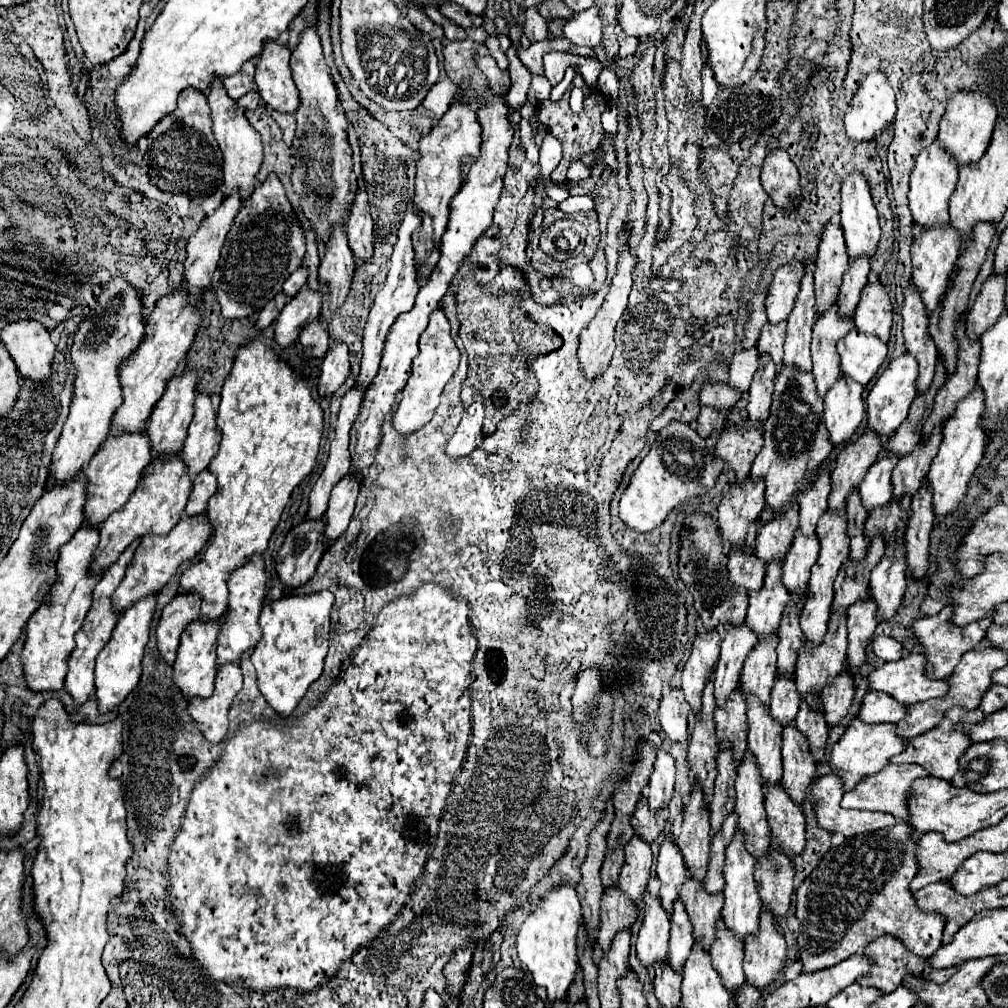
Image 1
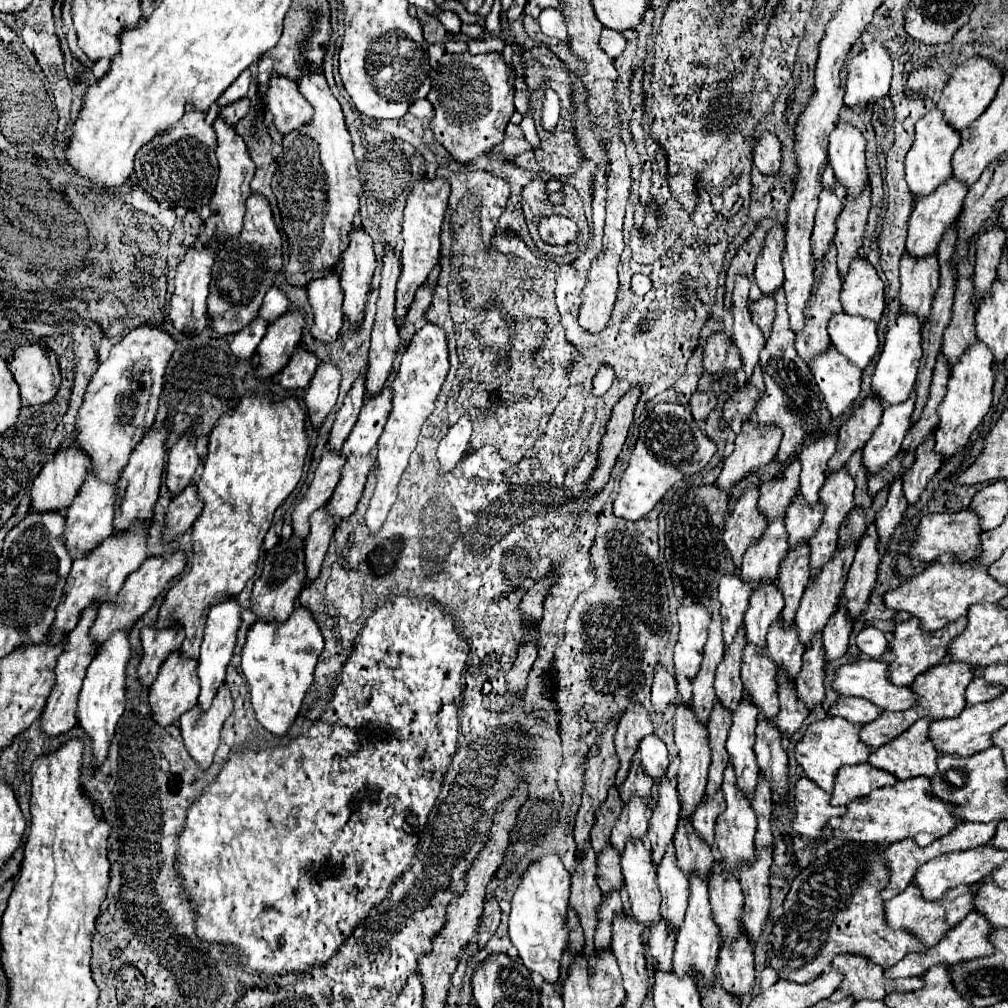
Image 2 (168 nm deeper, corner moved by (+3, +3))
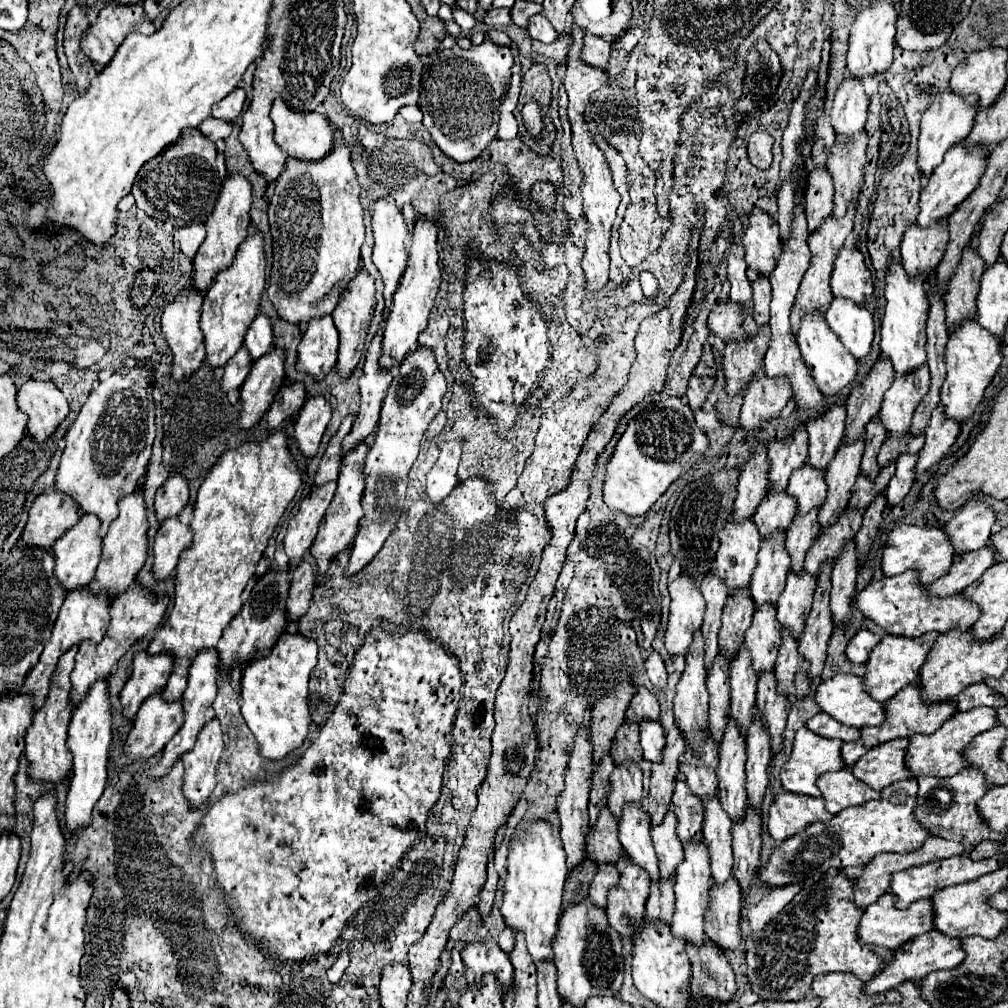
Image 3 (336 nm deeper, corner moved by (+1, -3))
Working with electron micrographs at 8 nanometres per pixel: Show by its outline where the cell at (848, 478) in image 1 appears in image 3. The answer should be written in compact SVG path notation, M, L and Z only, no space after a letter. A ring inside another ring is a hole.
M883 358L875 362L871 372L851 390L847 400L845 444L853 444L865 432L865 426L879 414L883 396L895 380L891 364Z

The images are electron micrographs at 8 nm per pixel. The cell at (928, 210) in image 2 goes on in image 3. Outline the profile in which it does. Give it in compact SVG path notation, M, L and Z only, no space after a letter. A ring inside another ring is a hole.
M959 142L957 146L953 146L947 154L945 160L935 168L935 172L929 178L927 188L921 192L921 200L919 200L919 216L917 216L917 226L927 228L935 222L945 222L955 208L973 192L973 188L979 184L981 174L985 172L985 164L987 164L987 156L983 156L981 148L971 148L965 150L963 142Z

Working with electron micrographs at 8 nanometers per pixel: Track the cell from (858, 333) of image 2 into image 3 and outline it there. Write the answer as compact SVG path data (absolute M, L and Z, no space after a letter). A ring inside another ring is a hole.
M833 298L827 308L825 320L839 336L841 344L857 358L863 360L871 352L873 342L873 316L845 298Z

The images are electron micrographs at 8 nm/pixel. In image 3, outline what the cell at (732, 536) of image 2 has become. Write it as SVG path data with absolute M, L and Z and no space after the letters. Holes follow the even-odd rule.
M759 446L757 454L751 456L751 460L743 466L743 472L739 476L737 484L737 500L733 506L733 520L735 524L741 524L743 520L749 520L755 514L755 508L765 500L767 496L767 448Z

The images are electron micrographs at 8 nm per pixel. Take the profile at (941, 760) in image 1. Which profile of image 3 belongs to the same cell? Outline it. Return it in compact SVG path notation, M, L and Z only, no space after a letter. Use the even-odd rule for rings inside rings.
M895 738L891 742L879 744L855 762L853 774L875 790L883 790L893 782L909 780L911 770L905 762L907 748L909 738Z

